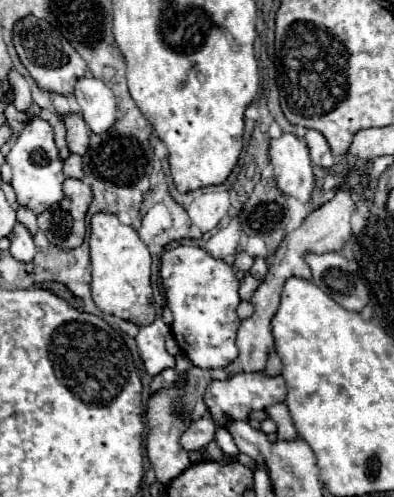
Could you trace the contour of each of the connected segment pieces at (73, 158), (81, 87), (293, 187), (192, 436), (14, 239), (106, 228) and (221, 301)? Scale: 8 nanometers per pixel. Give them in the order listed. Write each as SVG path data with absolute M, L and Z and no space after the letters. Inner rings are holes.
M69 155L69 157L63 161L63 173L65 173L67 177L75 177L75 179L81 179L81 177L83 177L81 157L79 157L79 155Z
M85 75L77 81L73 95L81 107L81 117L93 133L107 133L113 127L117 101L103 81Z
M283 133L277 139L269 139L267 153L279 191L299 201L309 201L315 177L311 171L307 143L293 133Z
M201 417L189 425L189 429L181 435L179 443L185 451L205 447L215 435L215 421L211 417Z
M17 223L13 233L9 235L9 239L11 239L11 255L17 261L23 261L23 263L33 261L33 257L35 257L35 243L33 243L33 237L31 237L31 233L29 233L29 229L25 225Z
M95 213L91 217L89 261L93 277L91 295L103 313L133 321L139 327L155 321L155 309L151 303L151 255L133 227L121 223L113 213Z
M179 245L163 253L161 281L167 295L167 305L173 311L171 331L181 351L195 367L227 367L237 357L235 337L241 323L235 313L241 303L237 295L239 281L235 277L235 269L225 261L207 255L201 247Z

